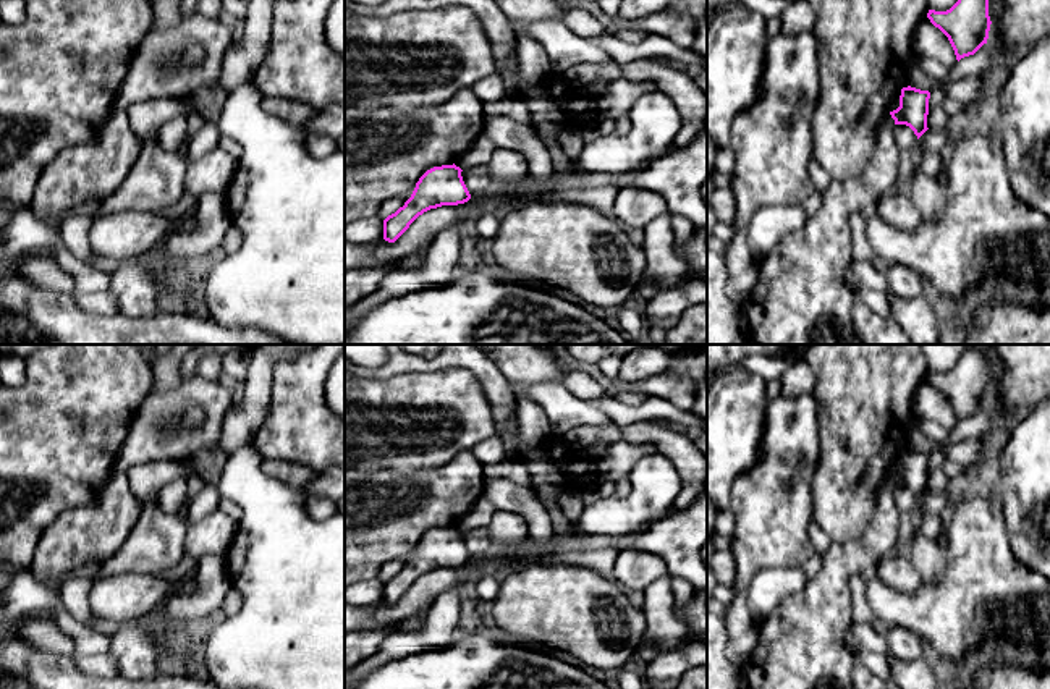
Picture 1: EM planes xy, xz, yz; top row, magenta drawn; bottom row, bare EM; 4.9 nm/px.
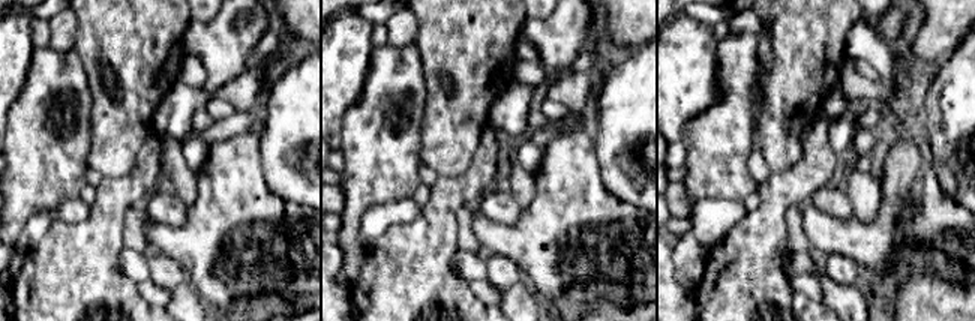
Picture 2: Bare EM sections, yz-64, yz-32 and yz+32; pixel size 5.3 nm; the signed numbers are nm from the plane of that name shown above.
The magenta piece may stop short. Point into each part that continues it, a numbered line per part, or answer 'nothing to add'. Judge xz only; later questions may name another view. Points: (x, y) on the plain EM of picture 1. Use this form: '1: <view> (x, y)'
nothing to add

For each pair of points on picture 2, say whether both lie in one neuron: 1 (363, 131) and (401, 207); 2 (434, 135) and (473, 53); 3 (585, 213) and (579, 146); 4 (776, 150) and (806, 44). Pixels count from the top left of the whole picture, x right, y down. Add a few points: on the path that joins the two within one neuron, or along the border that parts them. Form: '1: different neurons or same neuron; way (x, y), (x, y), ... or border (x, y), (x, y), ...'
1: different neurons; border (411, 197), (372, 204), (365, 213)
2: same neuron; way (455, 114), (464, 74)
3: same neuron; way (579, 197), (579, 162)
4: same neuron; way (780, 123), (780, 110), (794, 96), (804, 71)

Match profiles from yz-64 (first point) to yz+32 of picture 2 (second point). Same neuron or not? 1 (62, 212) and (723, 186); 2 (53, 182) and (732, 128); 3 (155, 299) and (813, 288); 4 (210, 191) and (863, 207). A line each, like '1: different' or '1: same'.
1: different
2: same
3: same
4: different

